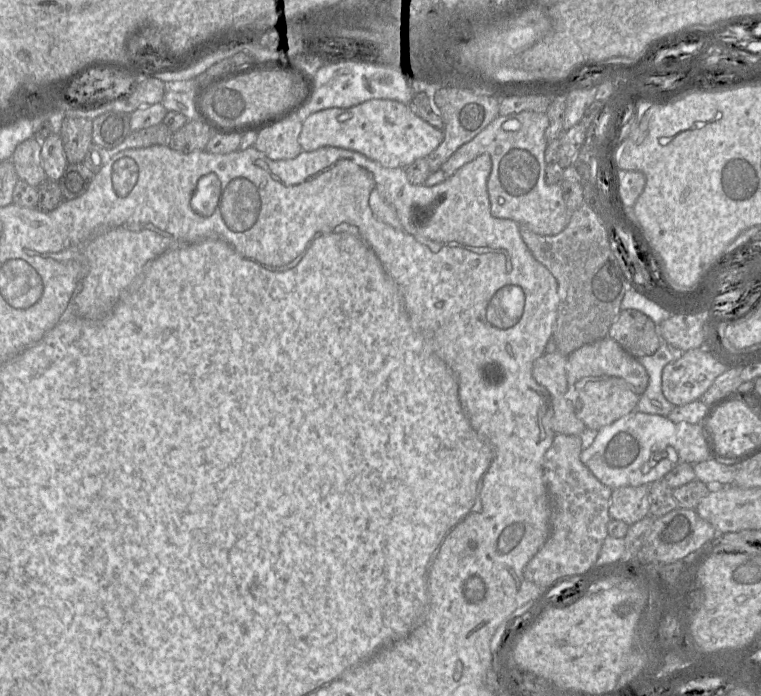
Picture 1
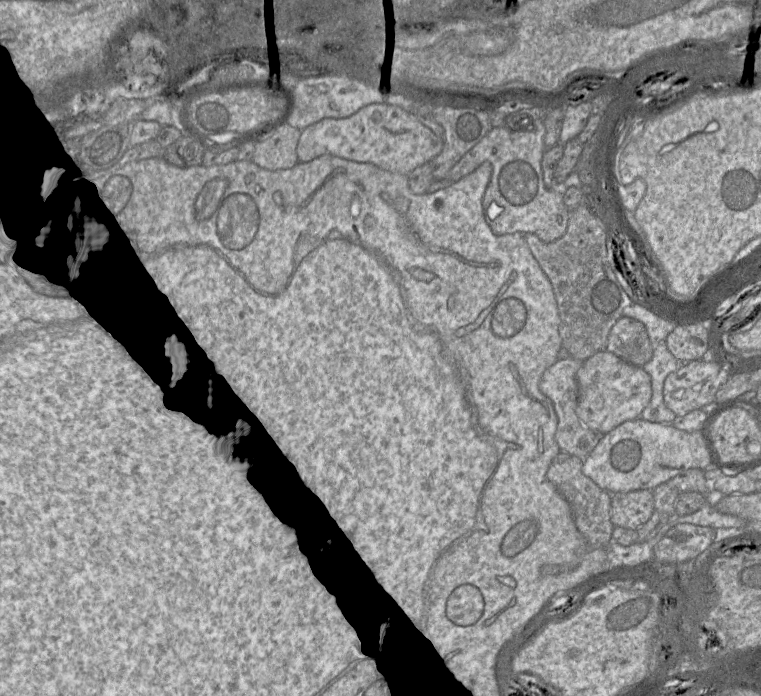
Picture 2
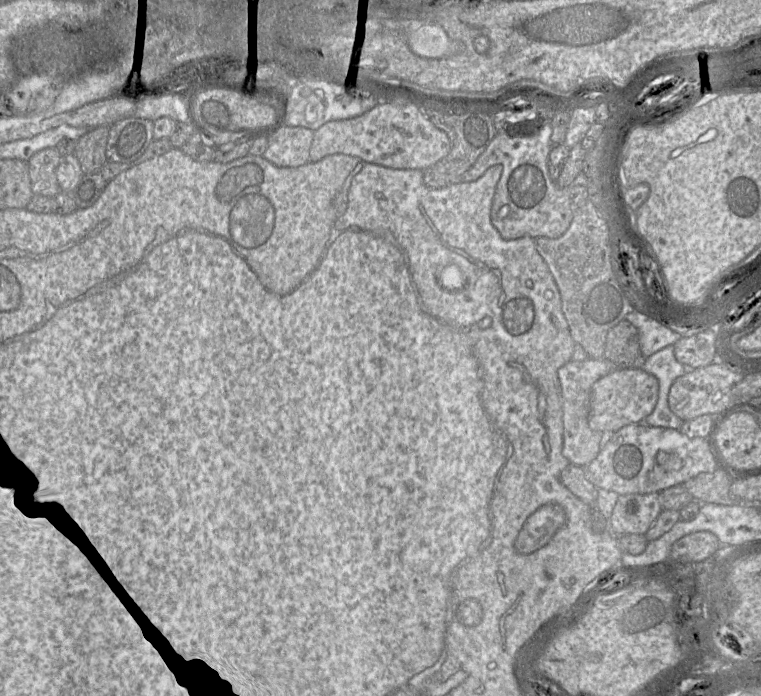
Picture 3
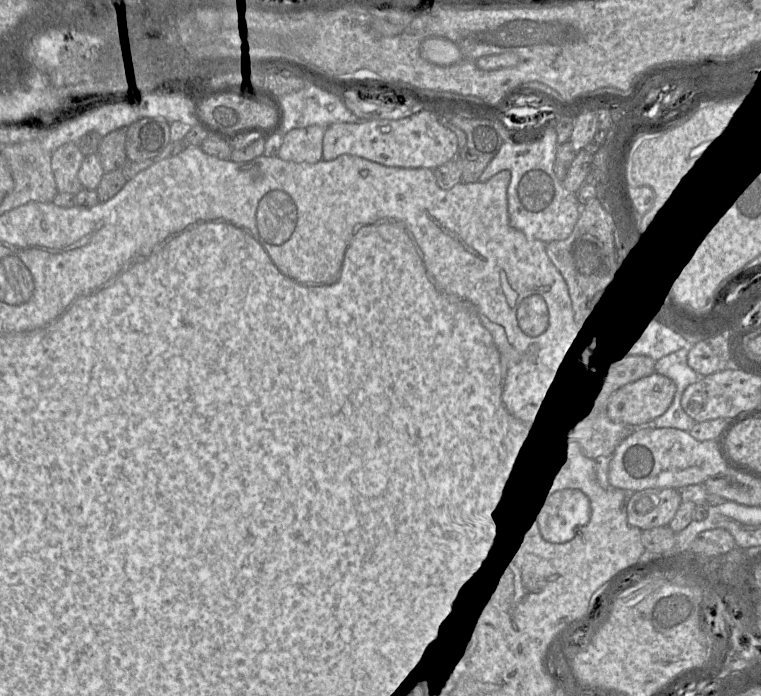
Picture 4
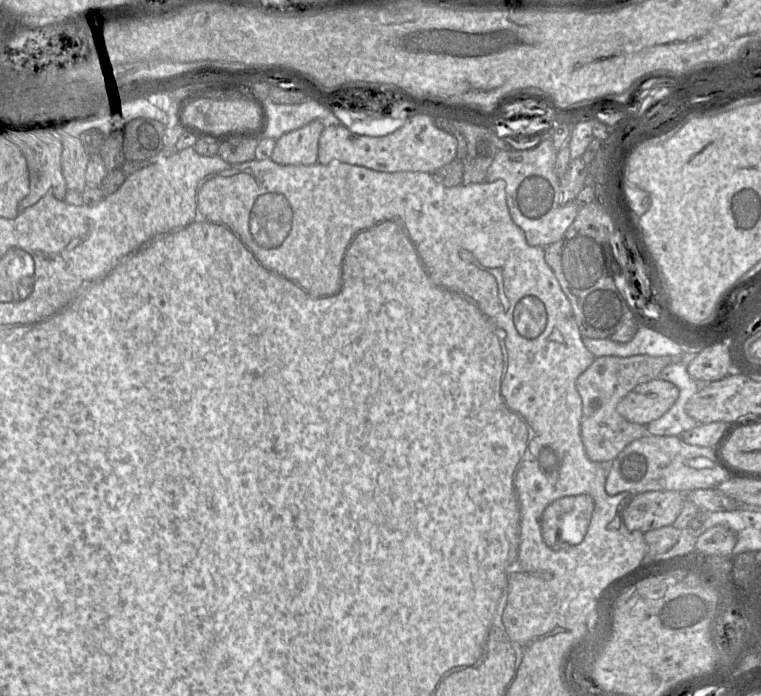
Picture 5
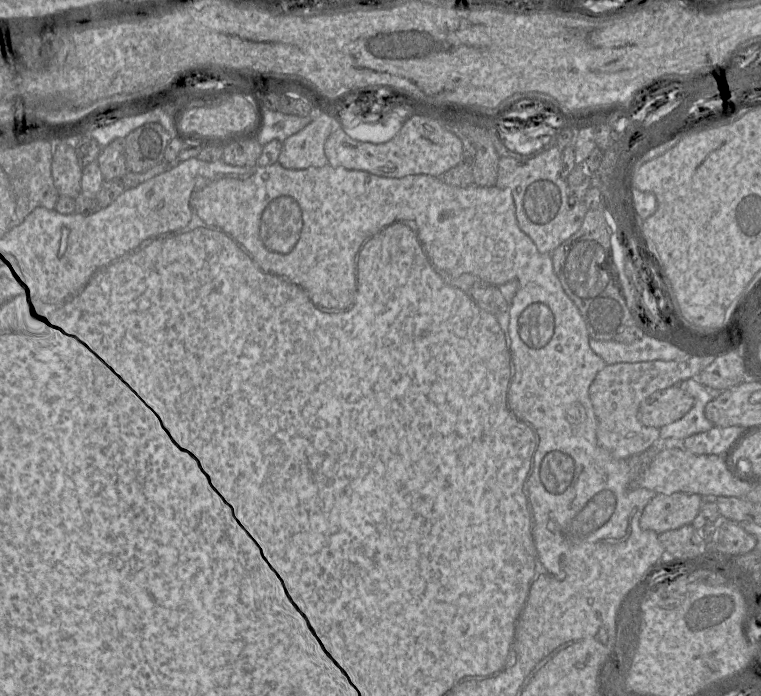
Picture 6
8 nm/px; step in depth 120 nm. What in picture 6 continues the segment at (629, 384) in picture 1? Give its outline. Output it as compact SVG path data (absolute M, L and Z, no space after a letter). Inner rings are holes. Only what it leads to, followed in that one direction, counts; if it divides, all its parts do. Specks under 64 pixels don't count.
M679 385L656 391L640 405L638 419L646 426L661 428L686 415L694 398Z

